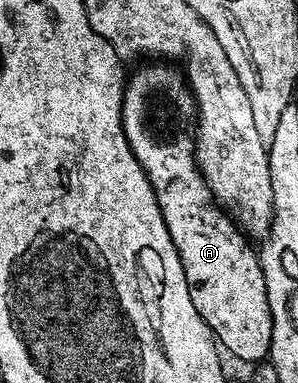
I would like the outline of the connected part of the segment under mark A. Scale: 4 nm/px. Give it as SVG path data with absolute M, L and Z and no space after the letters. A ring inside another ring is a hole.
M173 64L149 65L153 66L141 66L134 74L130 73L125 84L121 123L127 136L127 144L131 144L131 152L135 152L135 158L139 160L147 180L151 180L153 185L159 208L163 212L163 220L167 224L167 232L171 232L171 240L181 257L183 272L187 276L191 292L191 304L195 304L199 316L203 316L203 320L211 328L222 351L230 350L239 361L249 362L248 364L266 361L271 348L273 321L258 251L249 247L250 239L242 234L240 226L217 205L211 188L207 188L197 168L195 138L191 133L190 122L195 103L184 73Z

